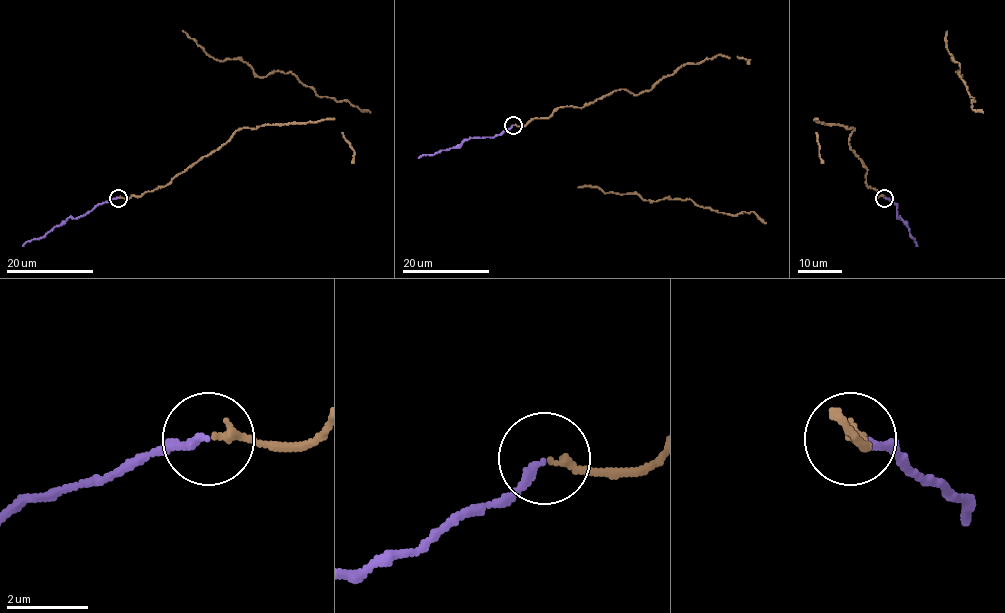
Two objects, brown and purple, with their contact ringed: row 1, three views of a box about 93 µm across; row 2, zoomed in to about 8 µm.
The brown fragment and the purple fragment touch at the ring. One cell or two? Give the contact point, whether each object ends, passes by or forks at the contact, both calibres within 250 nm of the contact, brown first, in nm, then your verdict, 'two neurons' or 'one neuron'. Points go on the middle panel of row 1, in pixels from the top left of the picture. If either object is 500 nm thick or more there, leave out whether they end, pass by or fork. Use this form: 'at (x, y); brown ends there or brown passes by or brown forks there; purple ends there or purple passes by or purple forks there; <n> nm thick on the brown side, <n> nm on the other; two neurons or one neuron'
at (513, 125); brown ends there; purple ends there; 200 nm thick on the brown side, 200 nm on the other; one neuron

